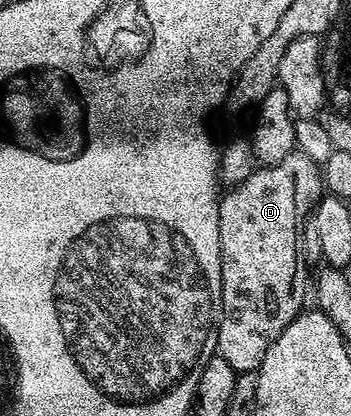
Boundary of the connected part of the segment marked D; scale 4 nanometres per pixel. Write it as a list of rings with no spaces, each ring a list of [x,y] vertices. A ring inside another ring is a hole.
[[[292,150],[287,156],[281,158],[276,164],[268,164],[260,167],[252,172],[251,177],[244,184],[232,187],[230,190],[222,193],[219,201],[219,249],[221,250],[221,294],[218,299],[221,301],[221,315],[219,318],[219,347],[218,355],[225,358],[225,362],[229,362],[229,366],[233,366],[236,374],[240,372],[255,372],[259,365],[262,364],[264,358],[267,357],[267,351],[270,350],[271,344],[276,338],[289,327],[300,312],[304,311],[303,295],[309,292],[309,272],[303,268],[299,268],[299,244],[301,245],[301,225],[305,218],[303,215],[310,213],[315,205],[321,199],[321,168],[314,160],[310,160],[308,156],[301,151]]]

